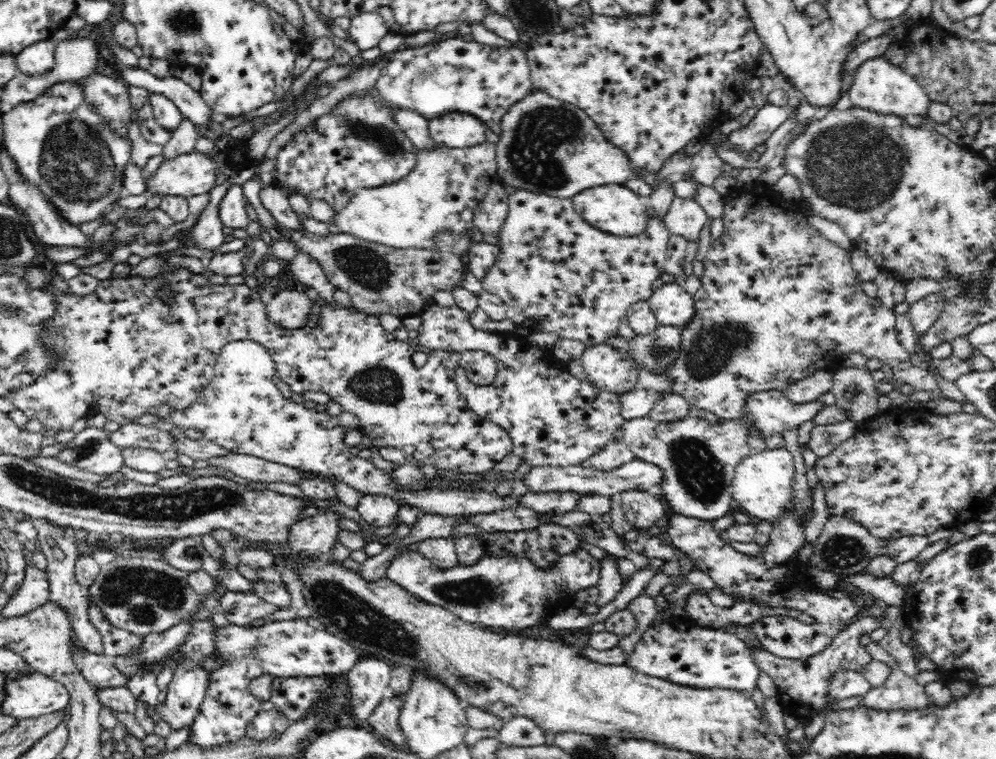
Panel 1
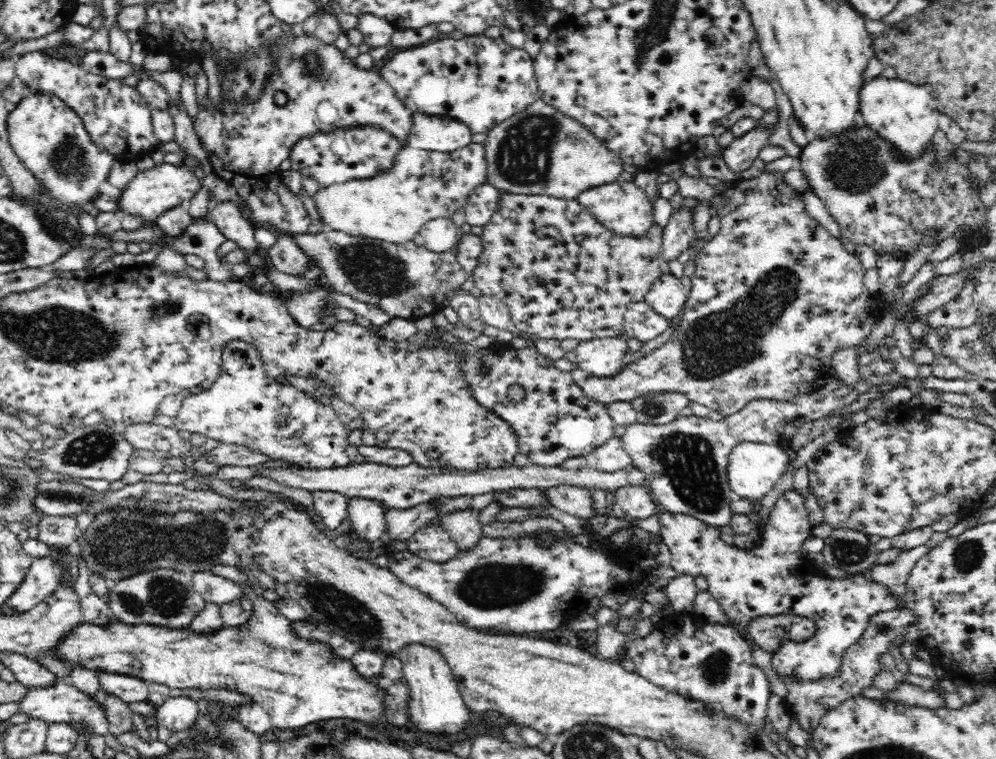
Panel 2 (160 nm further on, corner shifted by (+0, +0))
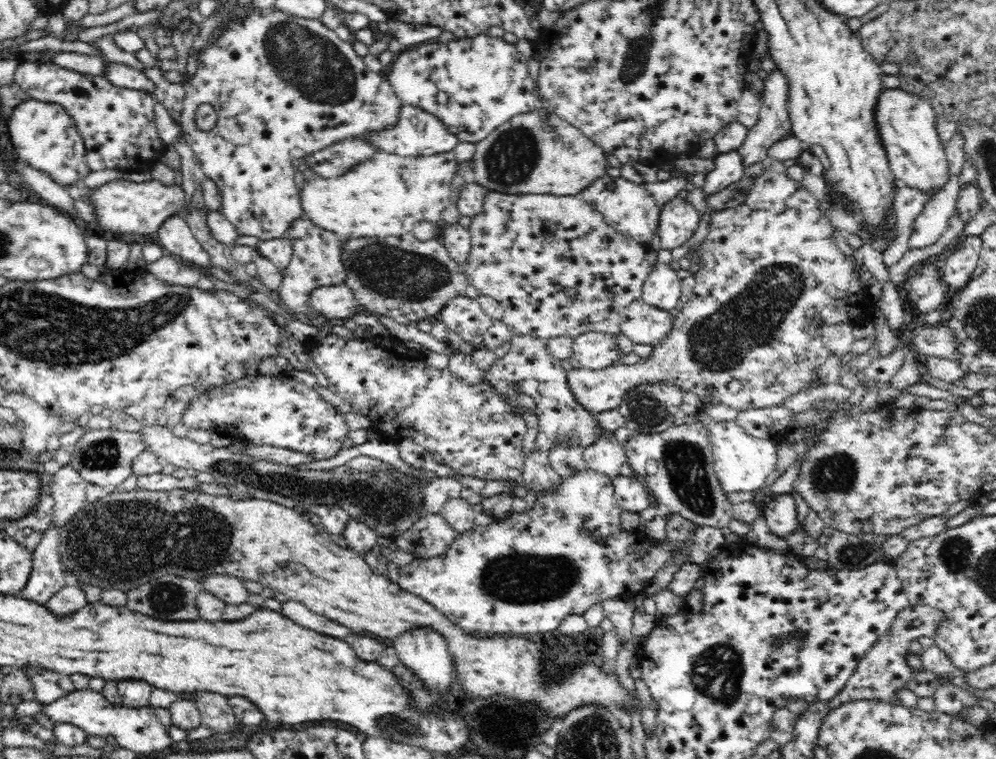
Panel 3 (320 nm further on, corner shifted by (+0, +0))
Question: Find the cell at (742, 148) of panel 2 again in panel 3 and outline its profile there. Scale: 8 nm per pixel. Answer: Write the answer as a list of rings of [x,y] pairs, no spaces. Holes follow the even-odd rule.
[[[736,151],[719,154],[714,159],[714,170],[705,174],[704,184],[700,188],[703,198],[718,194],[745,175],[742,159]]]

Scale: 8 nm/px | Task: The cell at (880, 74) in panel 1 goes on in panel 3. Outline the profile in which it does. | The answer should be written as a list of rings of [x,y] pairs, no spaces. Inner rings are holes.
[[[900,88],[883,89],[875,106],[875,122],[895,179],[912,189],[924,191],[928,195],[927,203],[952,176],[932,105]]]

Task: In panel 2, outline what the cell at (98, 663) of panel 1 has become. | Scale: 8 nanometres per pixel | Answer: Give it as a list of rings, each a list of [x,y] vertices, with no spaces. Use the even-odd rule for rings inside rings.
[[[96,673],[101,686],[107,693],[121,698],[125,703],[146,701],[149,695],[147,683],[126,674]]]

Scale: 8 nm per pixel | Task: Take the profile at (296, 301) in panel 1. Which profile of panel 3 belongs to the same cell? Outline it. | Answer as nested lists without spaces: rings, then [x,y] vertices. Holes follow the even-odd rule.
[[[345,283],[314,290],[310,294],[309,305],[333,322],[350,320],[355,314],[365,312],[357,302],[354,291],[350,291]]]

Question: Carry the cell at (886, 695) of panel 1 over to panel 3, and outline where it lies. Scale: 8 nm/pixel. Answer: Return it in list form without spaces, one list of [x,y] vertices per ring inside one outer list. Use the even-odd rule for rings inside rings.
[[[952,683],[940,685],[933,698],[936,710],[951,715],[958,715],[965,708],[979,705],[980,700],[974,693]]]

